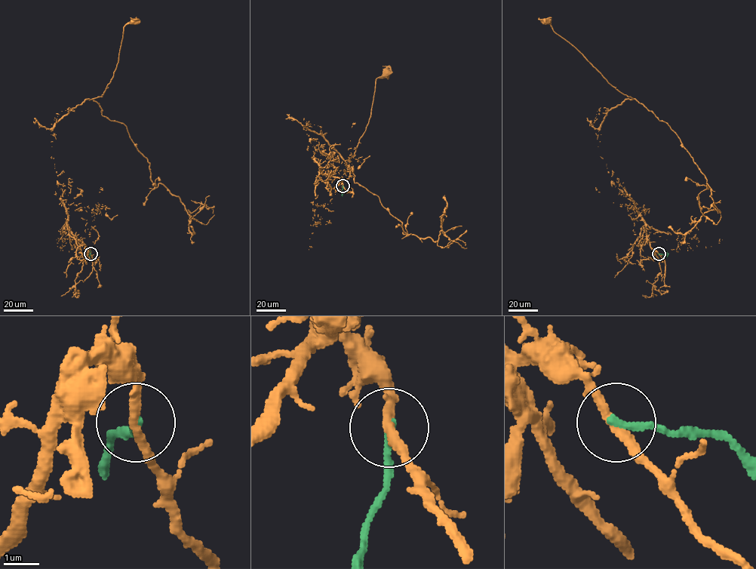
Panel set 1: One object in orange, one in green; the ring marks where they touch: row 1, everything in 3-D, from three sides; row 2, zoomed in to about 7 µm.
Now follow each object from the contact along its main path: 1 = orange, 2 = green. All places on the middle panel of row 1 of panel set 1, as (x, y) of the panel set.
1: (342, 186), (338, 177), (320, 173), (308, 124), (303, 125), (349, 159), (368, 123), (376, 79), (386, 72)
2: (342, 186), (342, 195), (341, 192)

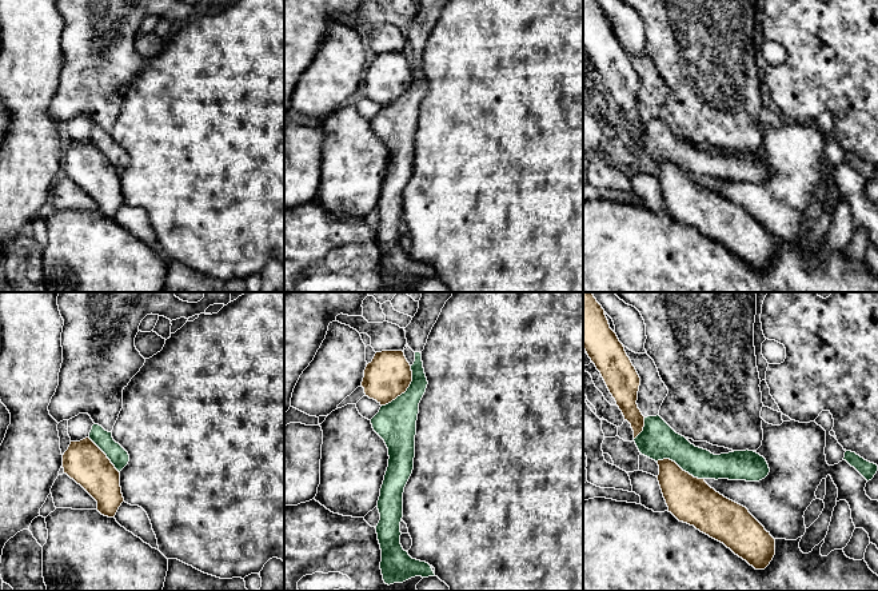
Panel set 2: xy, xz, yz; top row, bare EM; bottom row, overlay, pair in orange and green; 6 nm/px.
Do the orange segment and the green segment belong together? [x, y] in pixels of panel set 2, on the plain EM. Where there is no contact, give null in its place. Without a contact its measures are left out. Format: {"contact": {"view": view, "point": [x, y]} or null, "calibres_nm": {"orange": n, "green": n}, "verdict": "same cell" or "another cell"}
{"contact": {"view": "xz", "point": [406, 91]}, "calibres_nm": {"orange": 280, "green": 240}, "verdict": "another cell"}

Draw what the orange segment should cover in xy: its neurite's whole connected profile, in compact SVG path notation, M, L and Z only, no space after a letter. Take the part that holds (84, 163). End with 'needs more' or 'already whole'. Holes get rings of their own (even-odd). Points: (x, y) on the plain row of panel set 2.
M89 139L71 143L63 156L63 169L64 175L97 203L97 212L101 216L115 219L124 203L120 173Z; already whole

